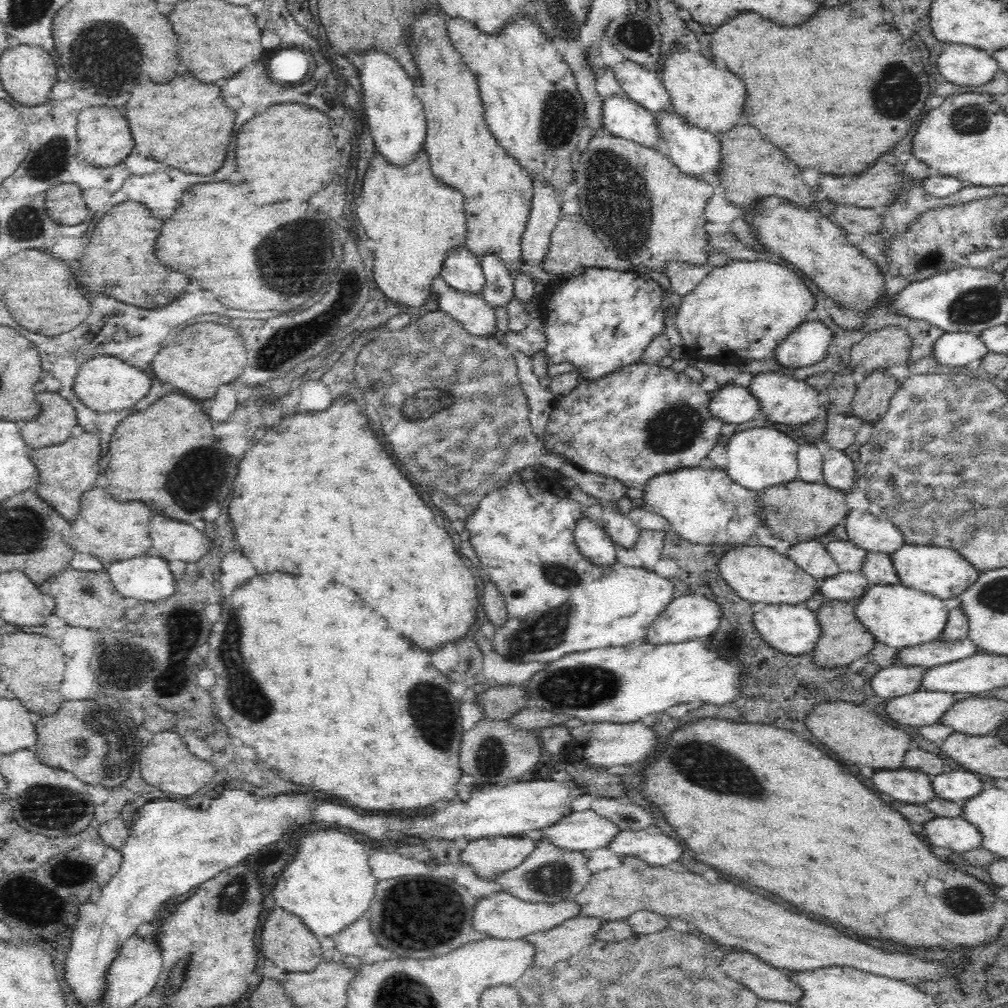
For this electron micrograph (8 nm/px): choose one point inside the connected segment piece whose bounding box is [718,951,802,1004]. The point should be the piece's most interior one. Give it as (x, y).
(767, 982)

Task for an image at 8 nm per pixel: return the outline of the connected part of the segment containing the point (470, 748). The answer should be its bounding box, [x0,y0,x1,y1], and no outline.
[459,718,542,786]

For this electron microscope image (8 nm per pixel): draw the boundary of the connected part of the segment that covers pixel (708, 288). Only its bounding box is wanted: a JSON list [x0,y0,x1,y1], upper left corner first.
[675,260,816,364]

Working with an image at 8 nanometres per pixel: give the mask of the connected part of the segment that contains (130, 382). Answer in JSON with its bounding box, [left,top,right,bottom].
[74,355,152,413]

